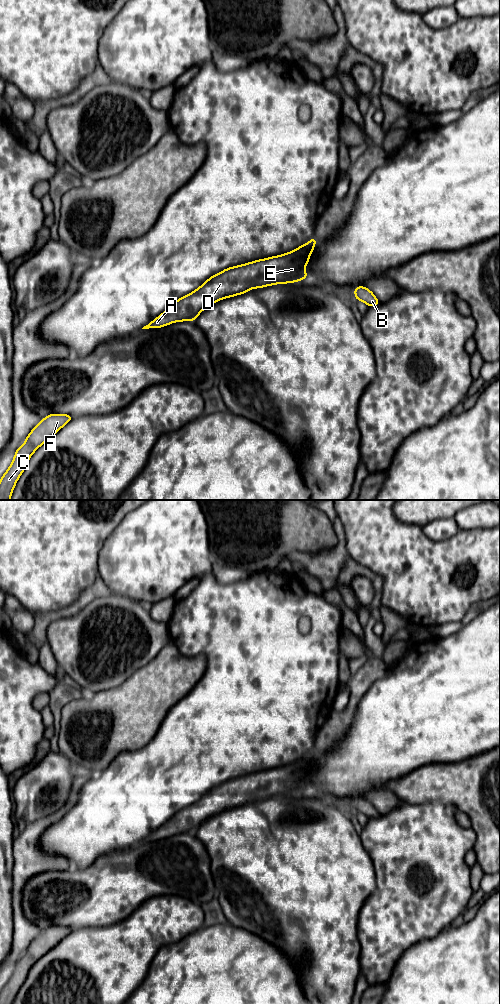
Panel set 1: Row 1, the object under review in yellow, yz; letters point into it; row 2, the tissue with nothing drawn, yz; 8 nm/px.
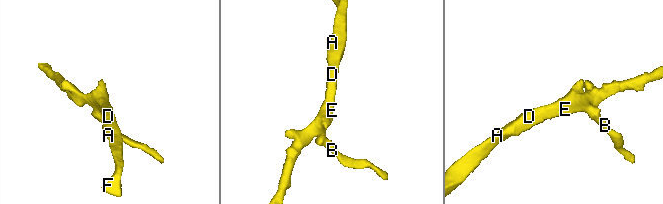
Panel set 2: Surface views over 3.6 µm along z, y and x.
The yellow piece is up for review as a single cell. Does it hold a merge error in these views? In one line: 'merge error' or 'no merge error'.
no merge error

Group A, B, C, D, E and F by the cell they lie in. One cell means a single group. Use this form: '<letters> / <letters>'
A B C D E F

